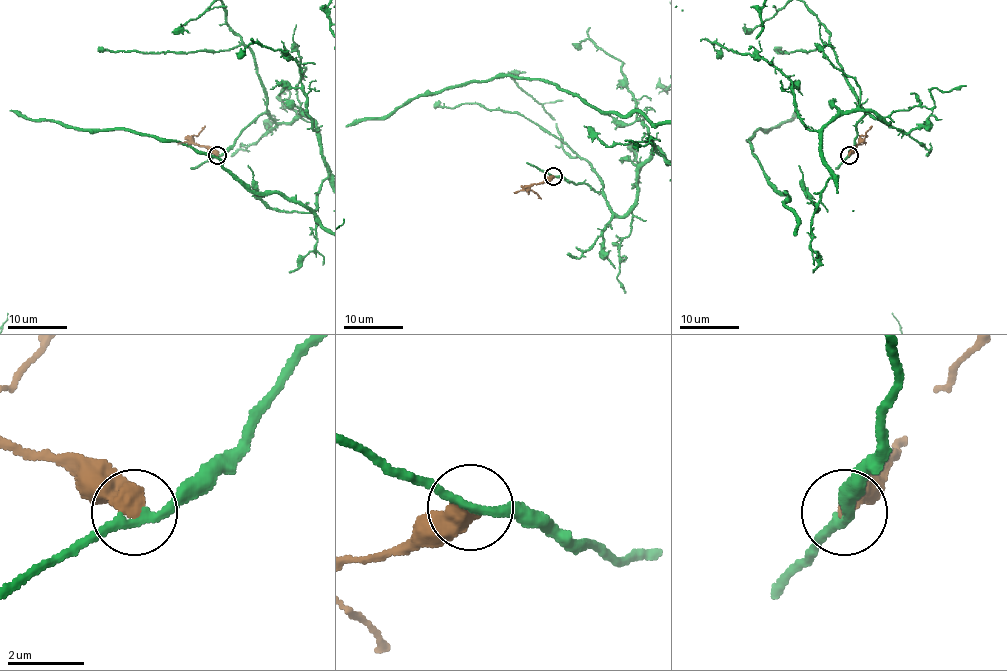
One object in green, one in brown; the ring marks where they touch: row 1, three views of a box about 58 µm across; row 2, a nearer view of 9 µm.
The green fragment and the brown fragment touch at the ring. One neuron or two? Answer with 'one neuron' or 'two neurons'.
two neurons

